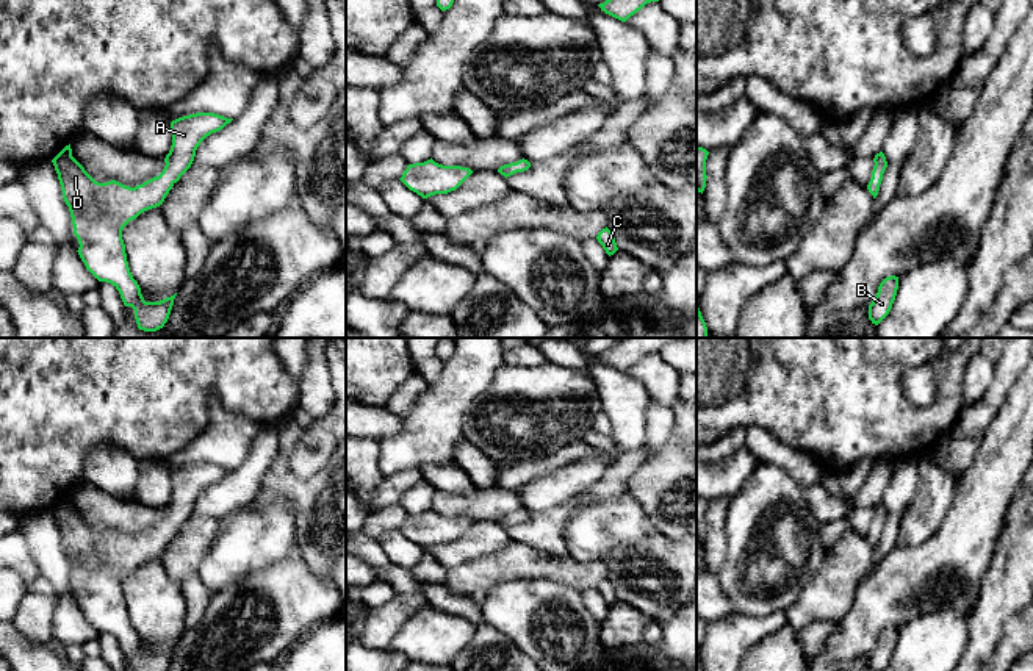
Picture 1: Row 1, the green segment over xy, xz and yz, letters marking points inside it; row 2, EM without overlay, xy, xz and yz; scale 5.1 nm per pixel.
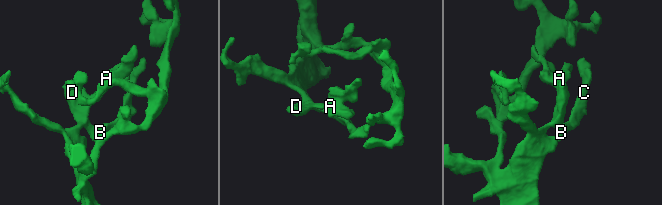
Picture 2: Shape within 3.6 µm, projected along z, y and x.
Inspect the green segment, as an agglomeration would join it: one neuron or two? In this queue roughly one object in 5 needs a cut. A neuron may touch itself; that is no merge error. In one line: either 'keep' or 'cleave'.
keep

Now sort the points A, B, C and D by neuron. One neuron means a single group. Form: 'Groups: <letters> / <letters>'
Groups: A B C D

